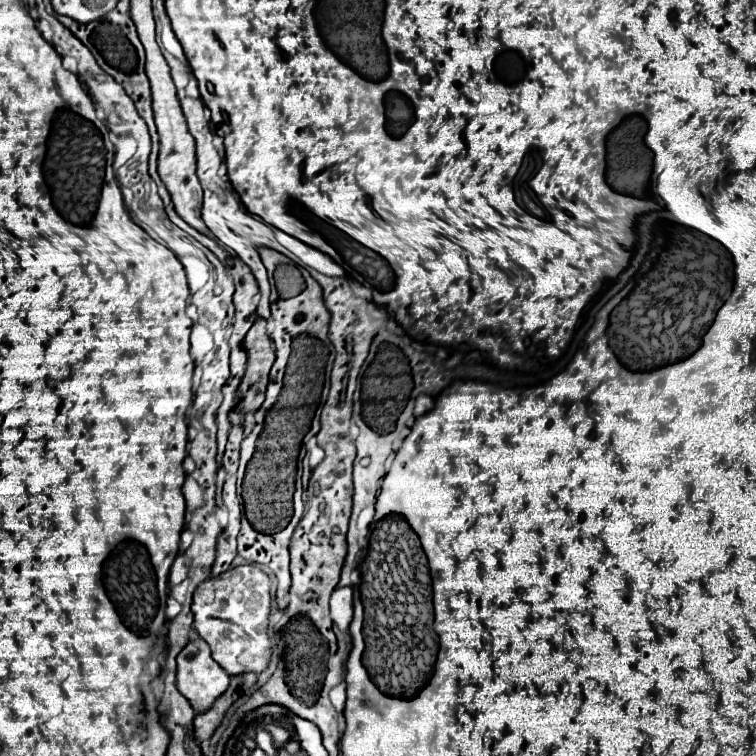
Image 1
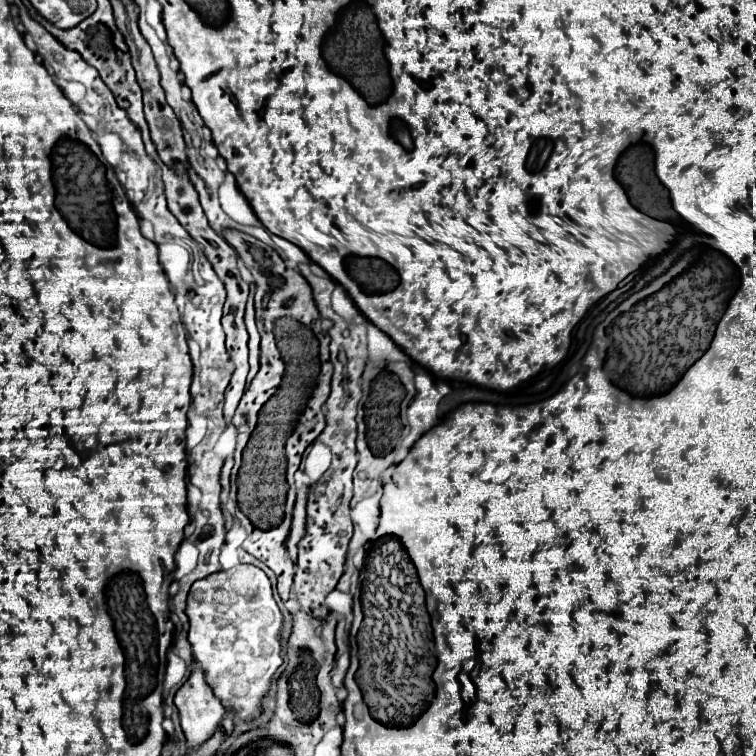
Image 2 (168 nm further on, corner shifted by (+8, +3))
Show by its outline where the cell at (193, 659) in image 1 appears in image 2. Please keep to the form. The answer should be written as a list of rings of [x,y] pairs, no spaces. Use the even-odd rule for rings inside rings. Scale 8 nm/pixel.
[[[194,669],[190,679],[176,691],[174,703],[180,711],[180,725],[188,747],[196,749],[206,743],[222,723],[226,709],[214,699],[210,687],[202,679],[202,671]]]

